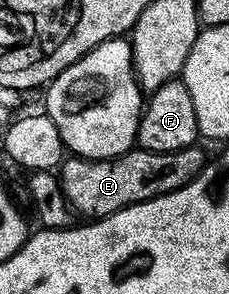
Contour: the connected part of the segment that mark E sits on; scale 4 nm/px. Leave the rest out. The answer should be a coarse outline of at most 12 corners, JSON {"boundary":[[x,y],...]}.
{"boundary":[[135,147],[57,169],[79,217],[103,220],[195,180],[208,156]]}

